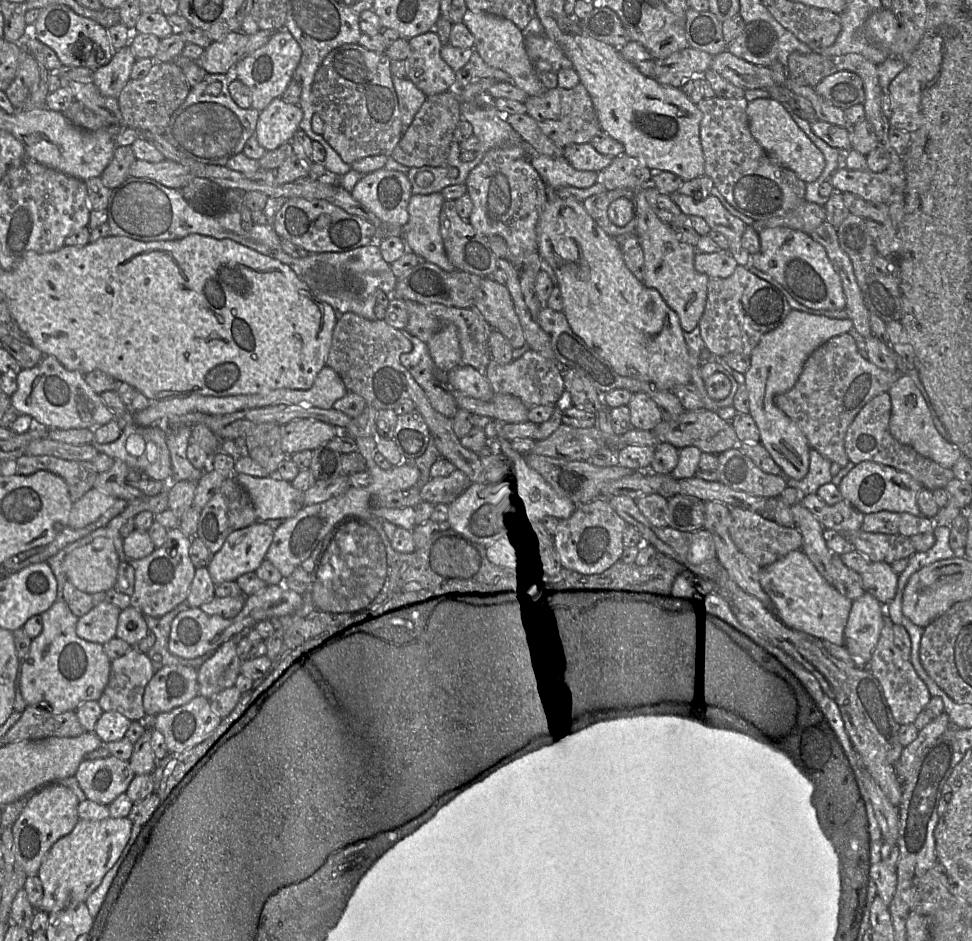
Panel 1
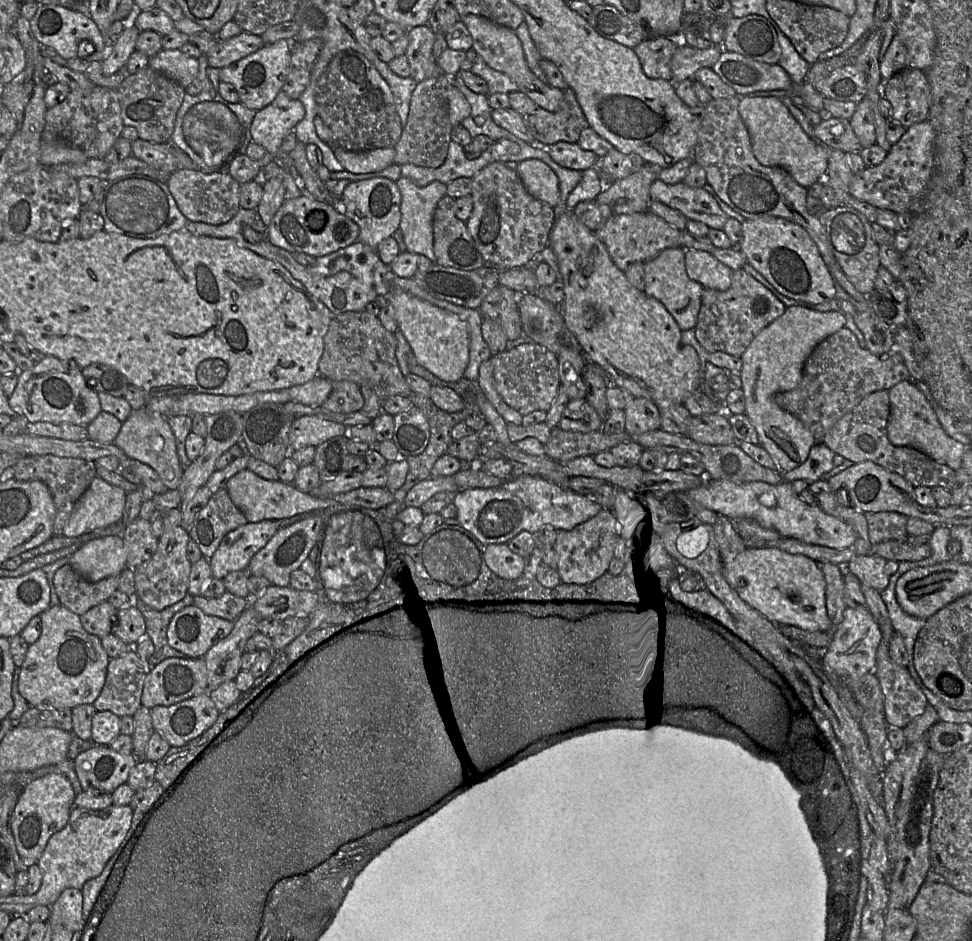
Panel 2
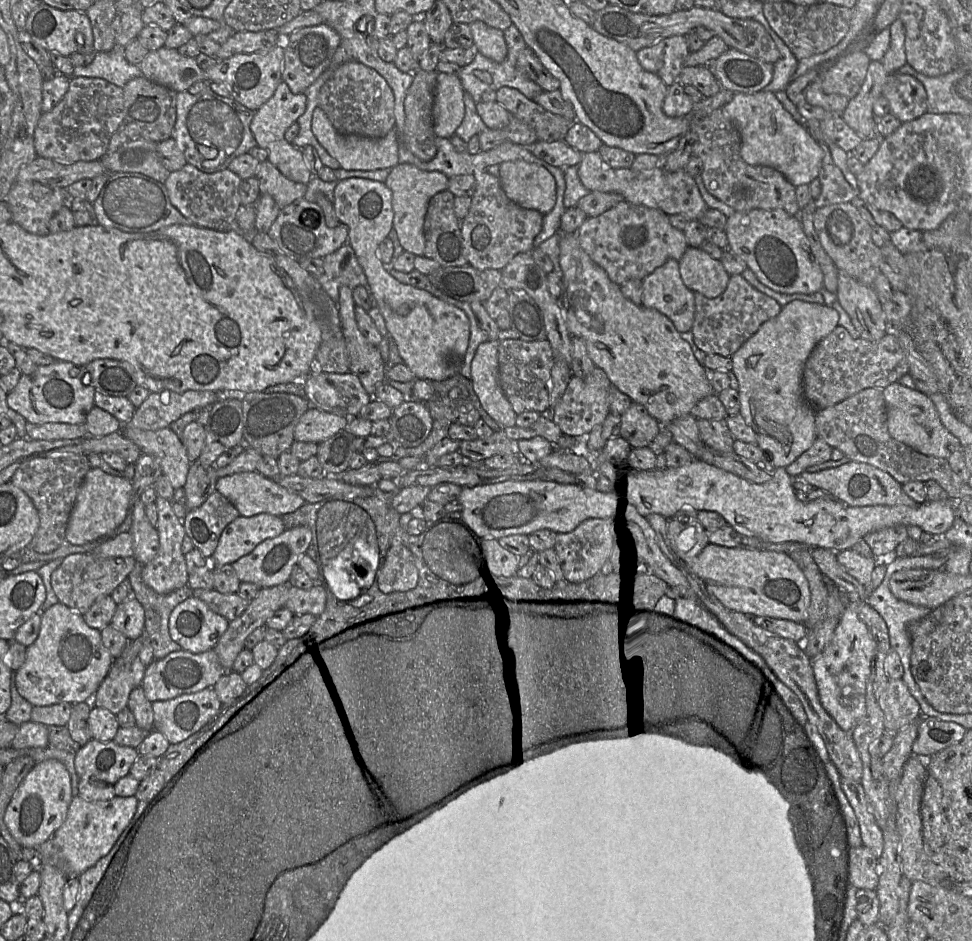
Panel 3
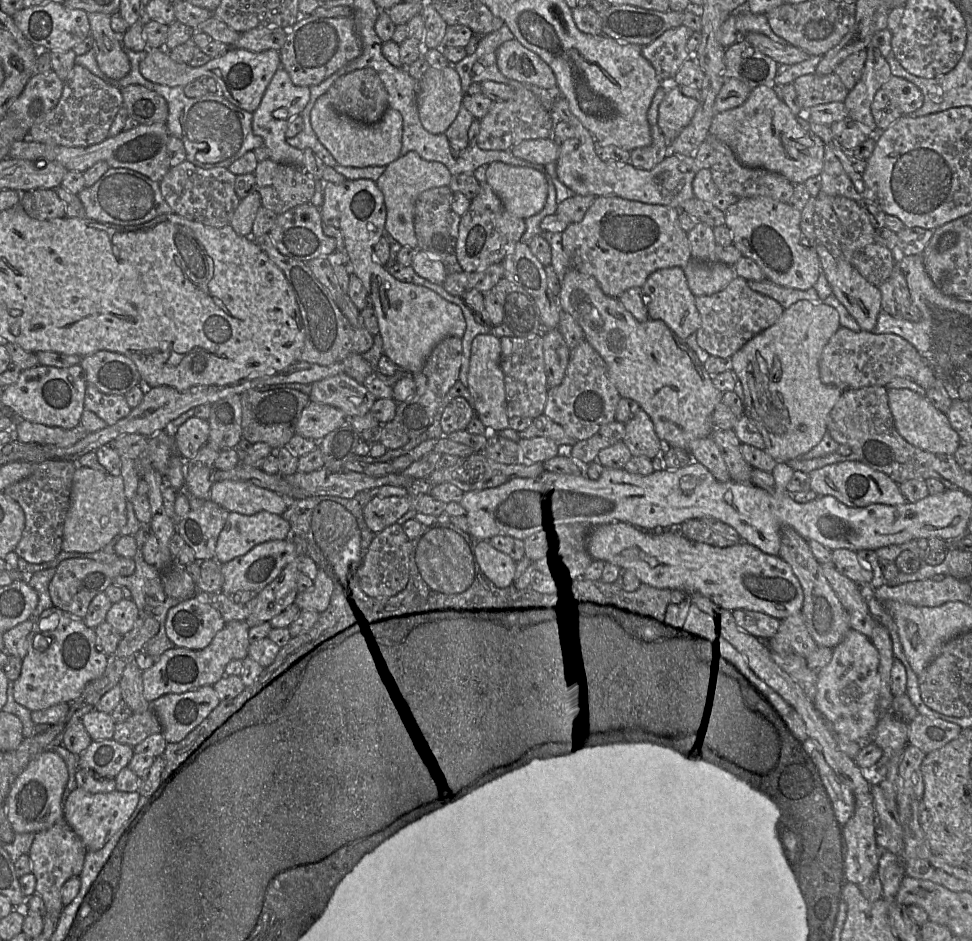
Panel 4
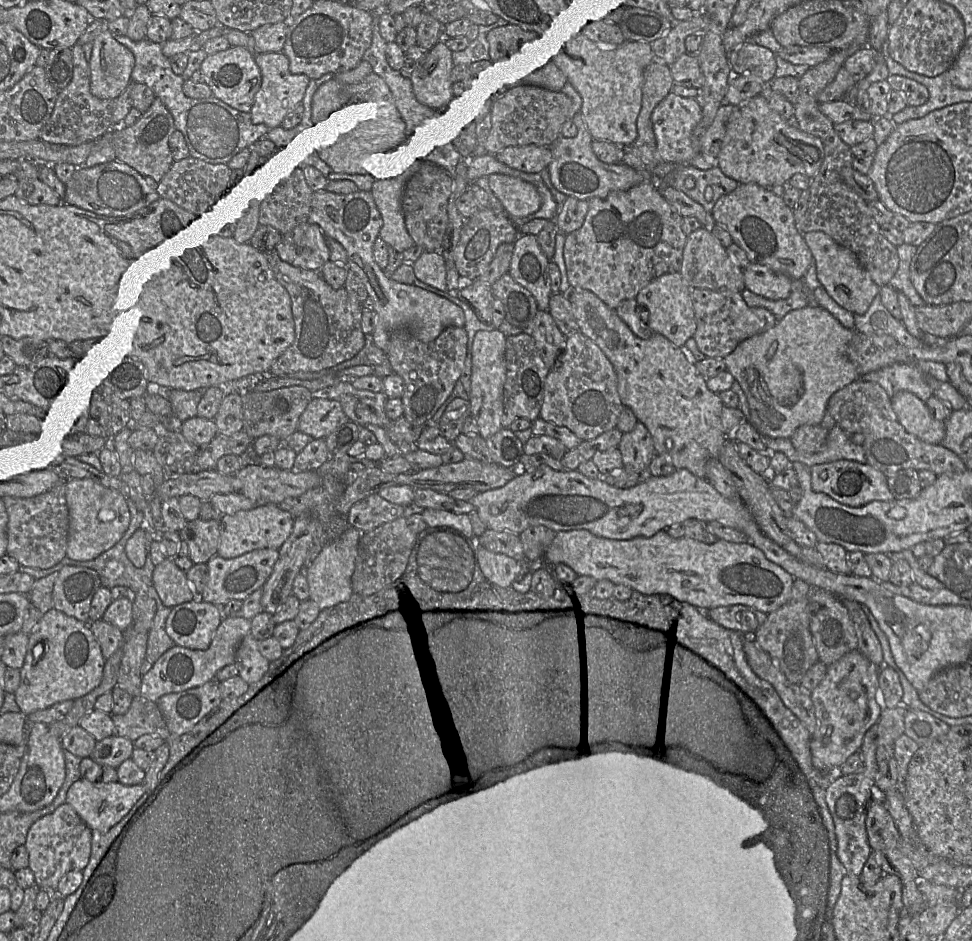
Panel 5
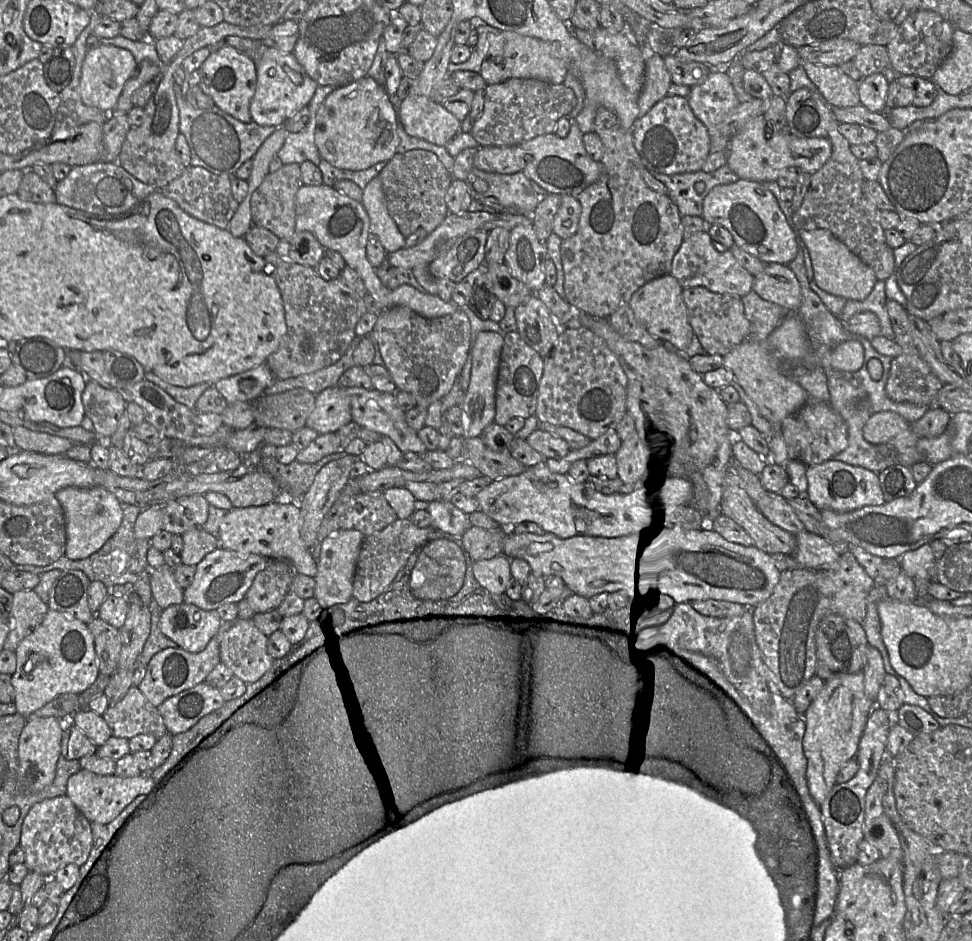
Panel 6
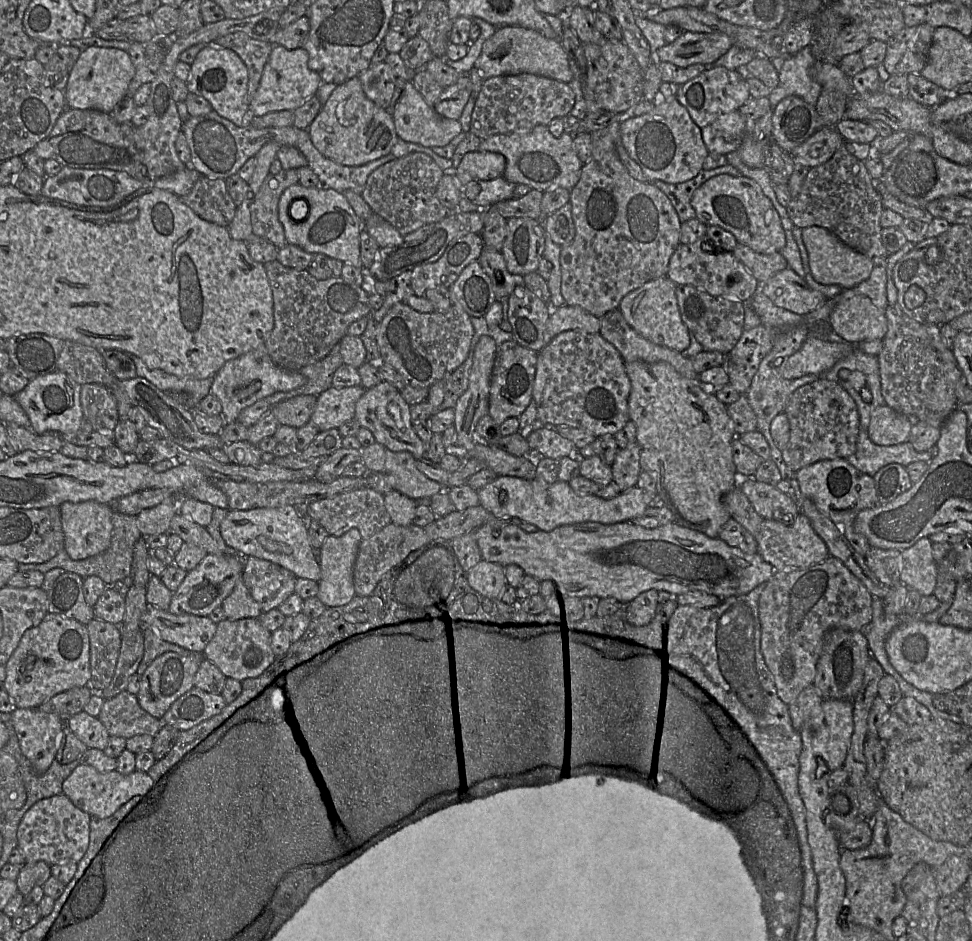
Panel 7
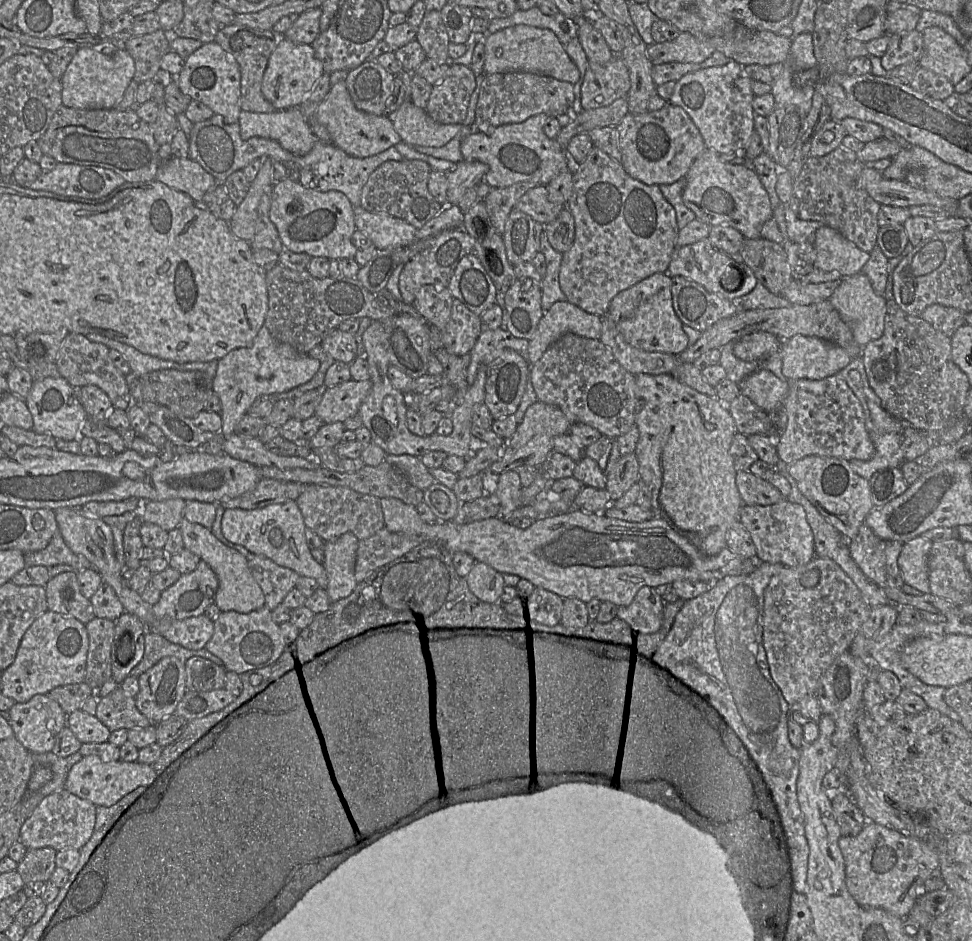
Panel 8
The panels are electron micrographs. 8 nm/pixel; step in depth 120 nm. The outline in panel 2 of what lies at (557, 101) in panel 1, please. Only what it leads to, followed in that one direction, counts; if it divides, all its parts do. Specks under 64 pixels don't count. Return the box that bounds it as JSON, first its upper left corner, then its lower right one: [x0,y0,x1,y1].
[508,88,589,147]

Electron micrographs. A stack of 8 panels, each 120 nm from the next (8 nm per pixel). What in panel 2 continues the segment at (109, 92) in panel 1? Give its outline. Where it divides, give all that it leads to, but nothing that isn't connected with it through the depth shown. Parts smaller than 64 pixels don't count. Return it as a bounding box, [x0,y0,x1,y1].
[102,22,141,76]

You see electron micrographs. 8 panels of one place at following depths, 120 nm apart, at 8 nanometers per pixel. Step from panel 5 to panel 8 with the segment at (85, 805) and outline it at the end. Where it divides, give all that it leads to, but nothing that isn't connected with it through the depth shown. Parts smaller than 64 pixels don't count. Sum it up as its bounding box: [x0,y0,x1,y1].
[64,756,157,807]

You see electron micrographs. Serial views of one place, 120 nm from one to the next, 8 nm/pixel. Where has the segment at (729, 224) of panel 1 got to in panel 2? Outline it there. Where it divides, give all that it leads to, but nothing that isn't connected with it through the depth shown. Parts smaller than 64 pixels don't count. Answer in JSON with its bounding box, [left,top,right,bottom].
[650,179,728,230]

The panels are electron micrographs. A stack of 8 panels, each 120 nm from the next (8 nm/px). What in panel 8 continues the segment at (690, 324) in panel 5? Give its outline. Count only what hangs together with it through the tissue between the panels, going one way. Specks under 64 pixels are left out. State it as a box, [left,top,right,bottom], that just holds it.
[607,273,688,356]

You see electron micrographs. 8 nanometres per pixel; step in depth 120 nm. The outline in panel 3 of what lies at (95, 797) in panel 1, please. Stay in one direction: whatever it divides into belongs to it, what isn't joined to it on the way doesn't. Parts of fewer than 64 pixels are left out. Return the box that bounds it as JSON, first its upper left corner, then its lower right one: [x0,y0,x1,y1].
[75,739,139,787]

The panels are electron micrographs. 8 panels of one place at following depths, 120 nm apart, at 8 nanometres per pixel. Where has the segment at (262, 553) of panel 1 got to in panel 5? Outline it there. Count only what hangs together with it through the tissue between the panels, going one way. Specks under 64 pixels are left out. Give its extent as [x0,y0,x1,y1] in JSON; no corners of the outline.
[217,503,294,559]

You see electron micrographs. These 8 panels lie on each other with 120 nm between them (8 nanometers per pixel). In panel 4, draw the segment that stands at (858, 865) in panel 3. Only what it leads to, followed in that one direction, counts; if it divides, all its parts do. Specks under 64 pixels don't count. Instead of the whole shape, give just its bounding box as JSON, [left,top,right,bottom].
[841,793,884,885]

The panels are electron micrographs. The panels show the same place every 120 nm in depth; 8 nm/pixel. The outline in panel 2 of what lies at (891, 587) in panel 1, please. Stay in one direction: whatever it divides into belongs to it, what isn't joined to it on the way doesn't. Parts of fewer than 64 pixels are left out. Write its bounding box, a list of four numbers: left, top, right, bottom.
[844,554,891,593]

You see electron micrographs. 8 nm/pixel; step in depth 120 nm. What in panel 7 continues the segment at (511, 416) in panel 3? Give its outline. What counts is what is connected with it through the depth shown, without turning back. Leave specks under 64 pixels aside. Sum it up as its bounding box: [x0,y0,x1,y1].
[454,336,496,450]

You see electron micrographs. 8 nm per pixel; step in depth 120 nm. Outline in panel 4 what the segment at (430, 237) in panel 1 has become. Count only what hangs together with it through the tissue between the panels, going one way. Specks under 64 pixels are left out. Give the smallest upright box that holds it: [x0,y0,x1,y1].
[376,151,452,248]

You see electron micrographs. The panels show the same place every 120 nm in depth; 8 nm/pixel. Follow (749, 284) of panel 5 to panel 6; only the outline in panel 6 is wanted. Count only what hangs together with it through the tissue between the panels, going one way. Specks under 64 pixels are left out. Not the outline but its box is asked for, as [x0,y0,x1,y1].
[752,263,802,314]

